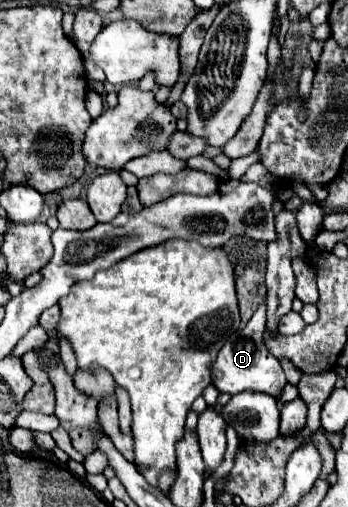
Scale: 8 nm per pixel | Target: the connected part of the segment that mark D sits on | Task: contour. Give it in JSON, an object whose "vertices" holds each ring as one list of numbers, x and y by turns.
{"vertices":[[263,300,259,304,259,308,255,310,253,318,247,322,247,326,243,330,239,330,237,334,233,334,231,338,227,338,225,346,219,350,217,360,213,362,213,384,217,386,219,392,241,394,245,390,253,390,253,392,269,394,273,398,277,398,283,392,283,388,287,384,283,368,281,368,279,360,273,358,265,350,265,344,263,344,265,320,267,320,267,304]]}

